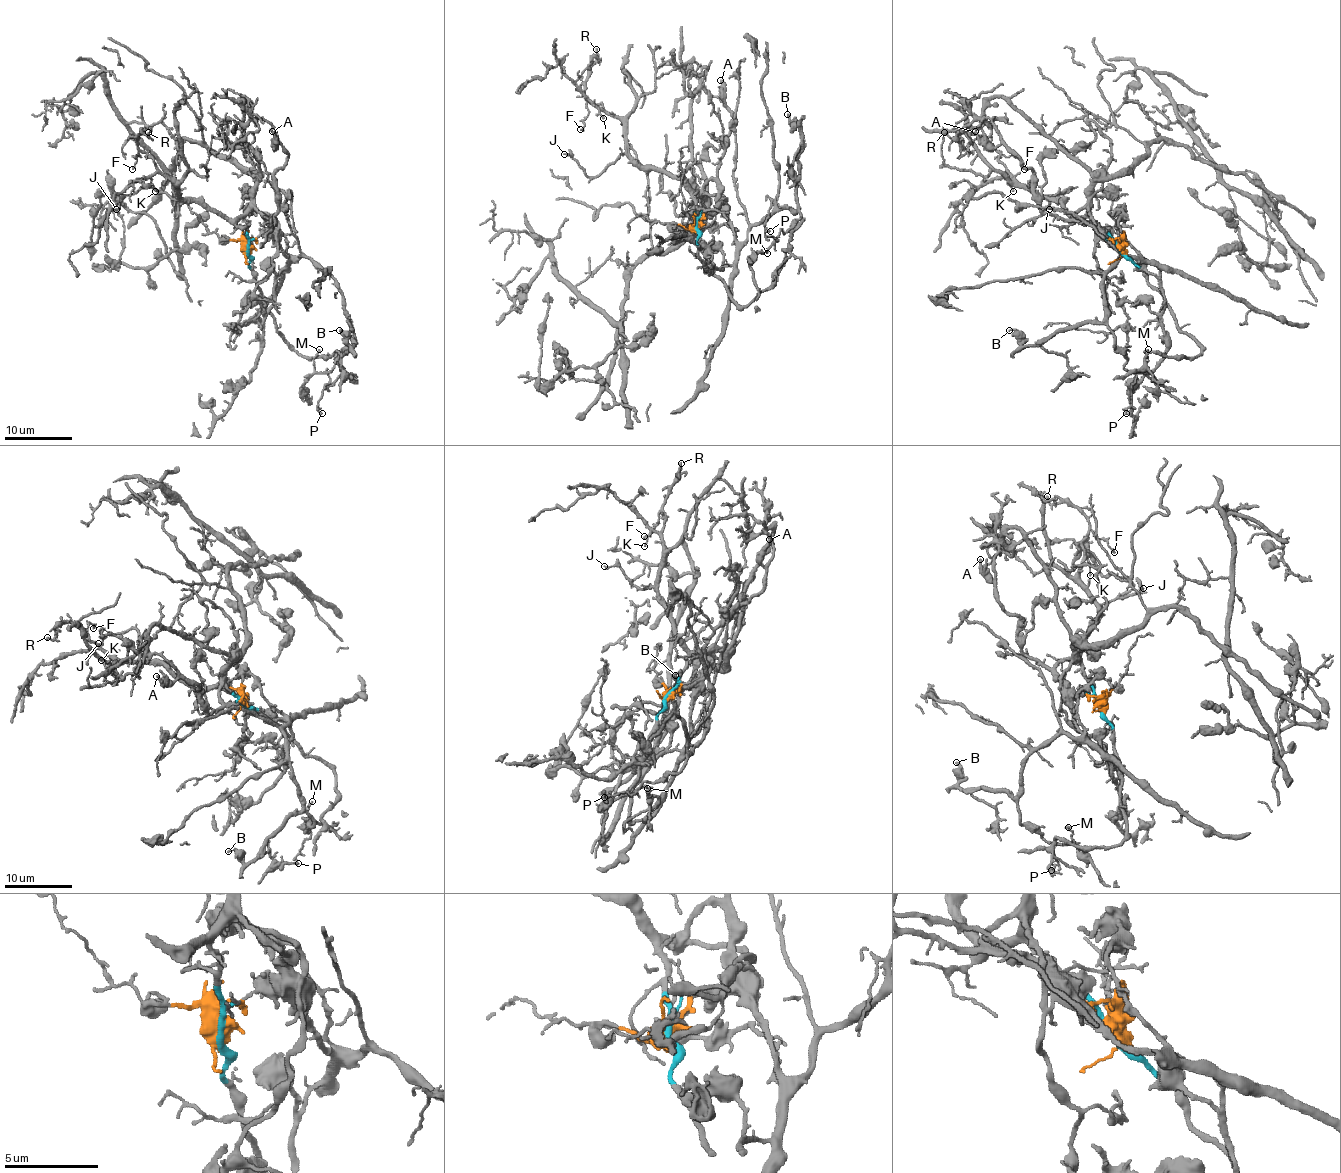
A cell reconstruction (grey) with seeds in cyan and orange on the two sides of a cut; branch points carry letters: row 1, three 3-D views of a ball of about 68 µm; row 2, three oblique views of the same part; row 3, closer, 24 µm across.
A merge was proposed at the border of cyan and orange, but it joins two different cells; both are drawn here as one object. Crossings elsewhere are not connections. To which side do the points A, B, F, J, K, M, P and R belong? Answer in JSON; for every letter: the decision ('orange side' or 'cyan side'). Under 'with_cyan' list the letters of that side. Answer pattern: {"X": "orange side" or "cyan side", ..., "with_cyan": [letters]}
{"A": "orange side", "B": "orange side", "F": "cyan side", "J": "cyan side", "K": "cyan side", "M": "orange side", "P": "orange side", "R": "cyan side", "with_cyan": ["F", "J", "K", "R"]}

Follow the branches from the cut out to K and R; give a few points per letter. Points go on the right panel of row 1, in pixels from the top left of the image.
K: (1122, 251), (1088, 217), (1074, 218), (1059, 201), (1022, 188), (1007, 173), (1013, 191)
R: (1122, 251), (1088, 217), (1074, 218), (1059, 201), (1022, 188), (993, 147), (971, 134), (952, 137), (944, 132)

